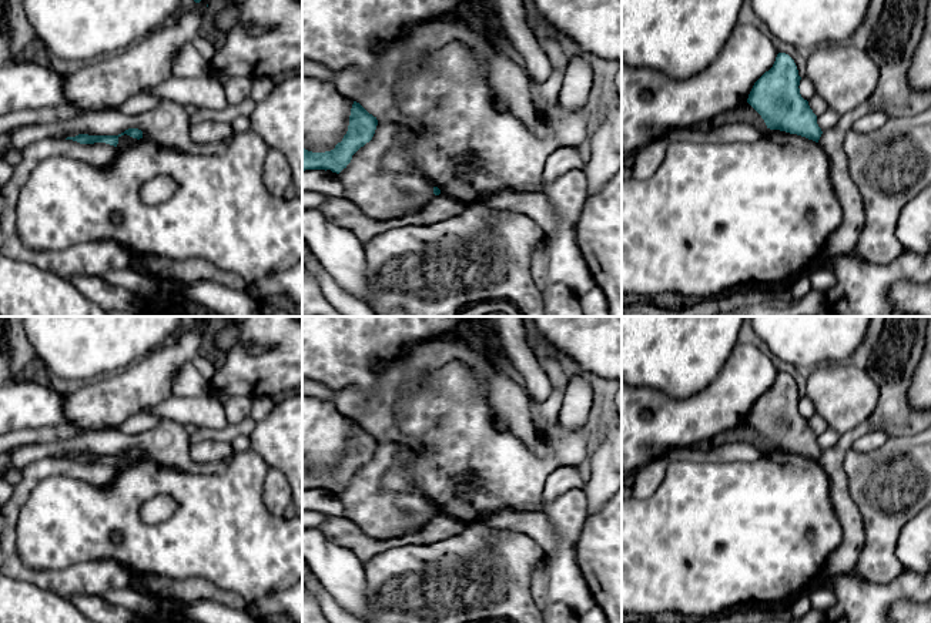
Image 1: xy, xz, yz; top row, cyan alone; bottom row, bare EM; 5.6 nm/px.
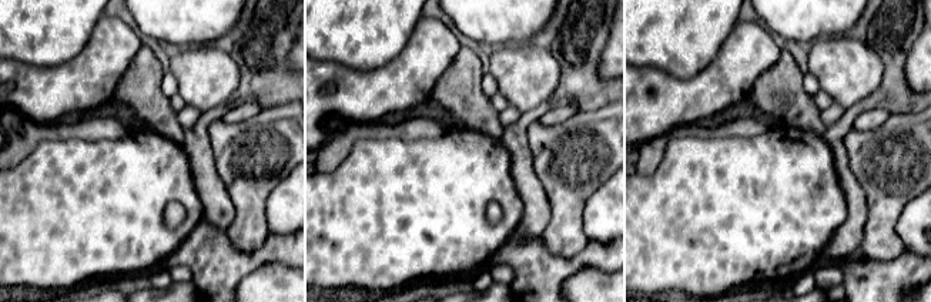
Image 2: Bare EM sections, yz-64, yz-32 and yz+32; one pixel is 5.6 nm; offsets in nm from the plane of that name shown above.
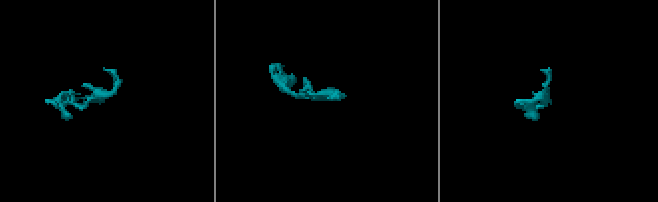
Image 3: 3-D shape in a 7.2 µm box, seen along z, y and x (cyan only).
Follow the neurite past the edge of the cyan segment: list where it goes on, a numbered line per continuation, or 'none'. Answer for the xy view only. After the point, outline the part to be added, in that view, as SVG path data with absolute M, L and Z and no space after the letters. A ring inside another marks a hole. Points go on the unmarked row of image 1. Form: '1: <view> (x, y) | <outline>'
none

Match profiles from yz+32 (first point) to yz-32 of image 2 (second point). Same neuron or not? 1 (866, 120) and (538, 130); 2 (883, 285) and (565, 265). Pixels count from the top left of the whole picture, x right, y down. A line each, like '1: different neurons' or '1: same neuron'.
1: different neurons
2: same neuron

